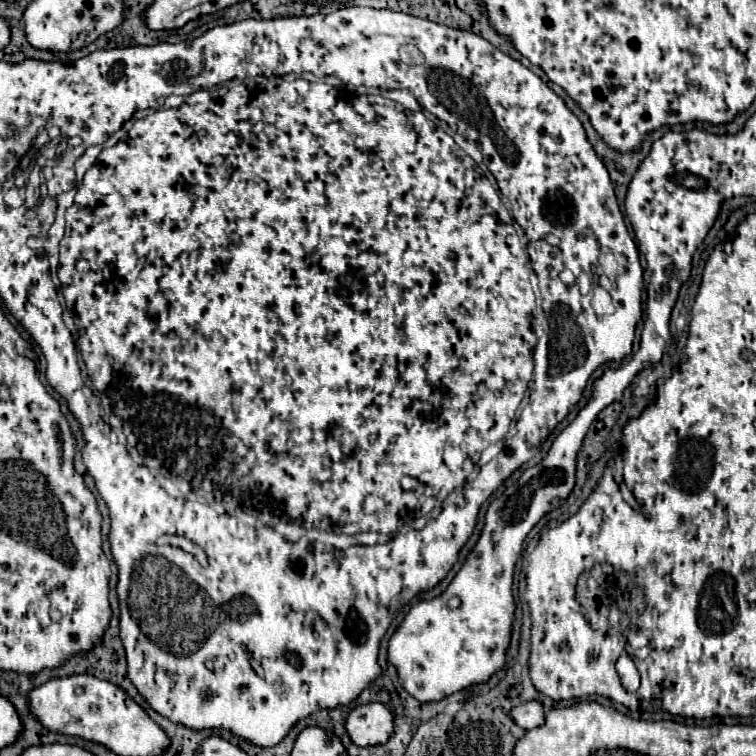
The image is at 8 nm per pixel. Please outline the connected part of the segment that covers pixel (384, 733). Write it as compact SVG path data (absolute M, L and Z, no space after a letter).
M382 702L356 706L346 718L346 730L356 746L384 744L394 732L394 716Z

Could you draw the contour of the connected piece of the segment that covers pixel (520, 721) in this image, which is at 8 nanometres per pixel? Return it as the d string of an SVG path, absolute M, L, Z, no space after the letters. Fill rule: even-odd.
M526 702L526 704L520 704L512 710L512 718L518 726L526 728L526 730L532 730L532 728L538 728L544 724L544 718L546 718L546 710L540 702Z

